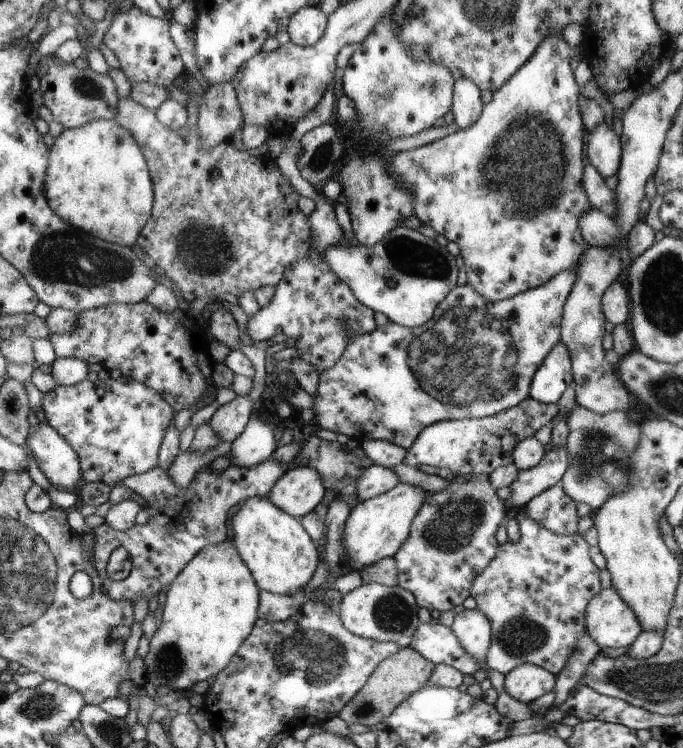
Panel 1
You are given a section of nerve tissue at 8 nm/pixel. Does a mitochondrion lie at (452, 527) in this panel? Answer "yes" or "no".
yes

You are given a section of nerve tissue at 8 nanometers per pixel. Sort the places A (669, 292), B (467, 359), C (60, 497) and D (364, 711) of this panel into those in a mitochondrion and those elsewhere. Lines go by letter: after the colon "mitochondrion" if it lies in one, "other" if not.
A: mitochondrion
B: mitochondrion
C: other
D: mitochondrion

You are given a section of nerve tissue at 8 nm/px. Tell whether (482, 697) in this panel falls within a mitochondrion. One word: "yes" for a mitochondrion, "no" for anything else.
no

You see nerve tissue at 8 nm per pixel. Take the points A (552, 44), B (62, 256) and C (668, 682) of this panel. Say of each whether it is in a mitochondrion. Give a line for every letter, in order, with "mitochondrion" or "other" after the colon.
A: other
B: mitochondrion
C: mitochondrion

